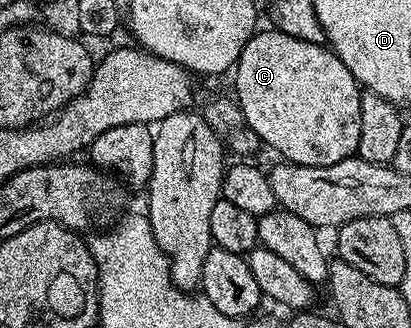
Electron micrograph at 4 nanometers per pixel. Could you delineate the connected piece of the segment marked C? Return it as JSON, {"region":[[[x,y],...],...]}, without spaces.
{"region":[[[277,31],[262,32],[255,32],[250,38],[232,73],[238,106],[242,108],[248,127],[256,131],[259,142],[263,146],[271,145],[282,156],[279,158],[295,165],[324,167],[355,156],[360,143],[363,90],[352,71],[348,71],[334,50],[326,45],[304,43],[304,39],[292,39],[292,35]]]}

